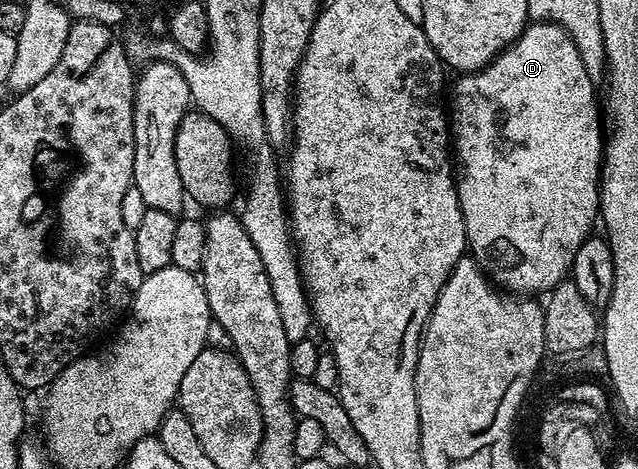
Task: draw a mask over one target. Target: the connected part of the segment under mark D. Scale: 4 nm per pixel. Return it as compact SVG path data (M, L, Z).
M531 21L523 30L522 34L509 46L507 50L502 51L494 61L489 62L483 70L471 70L463 73L462 78L454 86L454 95L449 95L448 98L448 125L452 135L452 154L455 159L458 158L462 161L462 170L460 166L460 173L457 175L456 181L458 183L458 199L460 200L460 208L464 216L464 224L466 225L466 244L469 253L478 259L479 266L486 271L487 275L492 279L495 286L501 288L506 292L534 292L530 290L543 290L549 292L563 281L569 275L572 264L576 260L576 252L580 252L580 244L584 244L584 240L591 237L592 231L590 230L600 218L600 175L602 172L602 159L604 157L604 122L600 117L600 98L594 95L594 86L596 86L595 79L590 77L588 68L584 68L584 60L580 60L580 52L576 52L576 44L572 40L572 36L568 33L563 26L558 26L555 22L535 22Z

